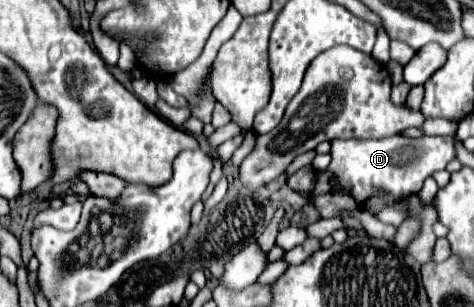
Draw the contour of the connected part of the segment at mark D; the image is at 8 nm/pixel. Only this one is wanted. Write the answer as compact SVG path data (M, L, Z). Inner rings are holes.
M451 135L443 137L385 137L385 139L335 139L331 147L331 165L317 173L317 183L311 201L317 205L321 217L337 217L341 209L361 207L375 189L391 191L395 197L419 193L423 181L447 167L455 155L455 141Z

